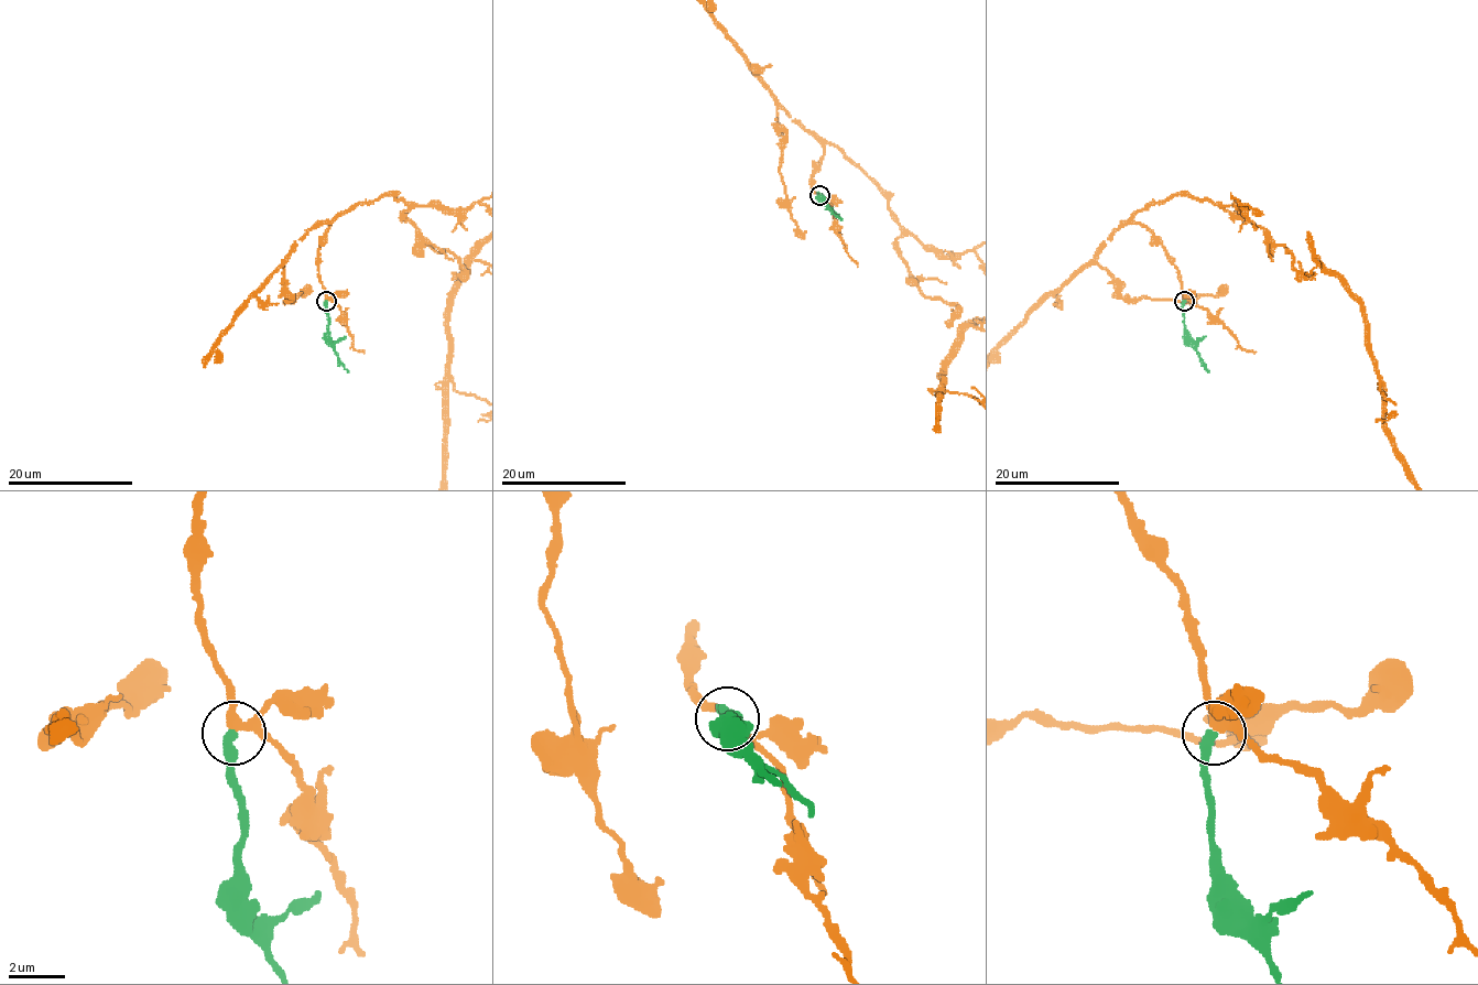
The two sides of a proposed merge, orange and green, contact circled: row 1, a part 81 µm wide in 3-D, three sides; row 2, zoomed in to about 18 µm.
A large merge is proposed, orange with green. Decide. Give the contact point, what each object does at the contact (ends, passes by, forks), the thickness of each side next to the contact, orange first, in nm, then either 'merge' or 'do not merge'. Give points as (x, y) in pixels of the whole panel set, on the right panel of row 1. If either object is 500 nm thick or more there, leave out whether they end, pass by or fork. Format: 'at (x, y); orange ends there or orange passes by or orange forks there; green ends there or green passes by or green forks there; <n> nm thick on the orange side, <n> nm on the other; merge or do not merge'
at (1184, 301); orange passes by; green ends there; 280 nm thick on the orange side, 320 nm on the other; merge

